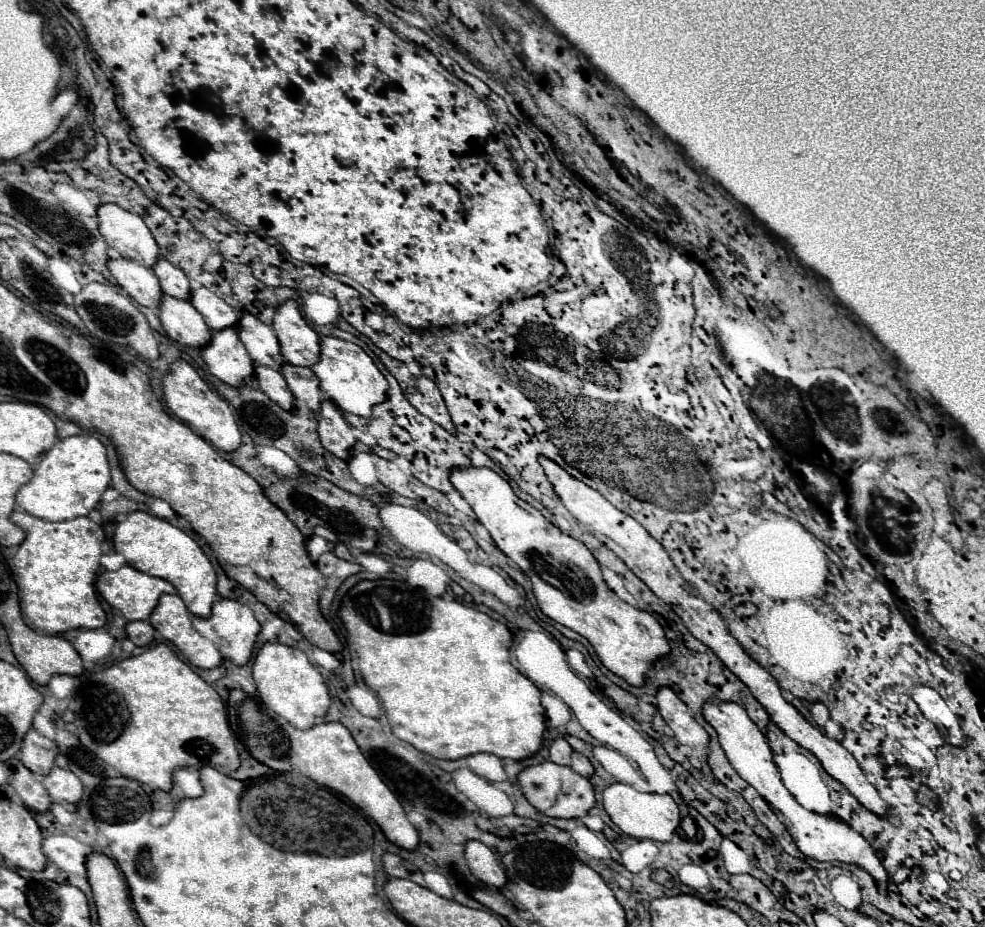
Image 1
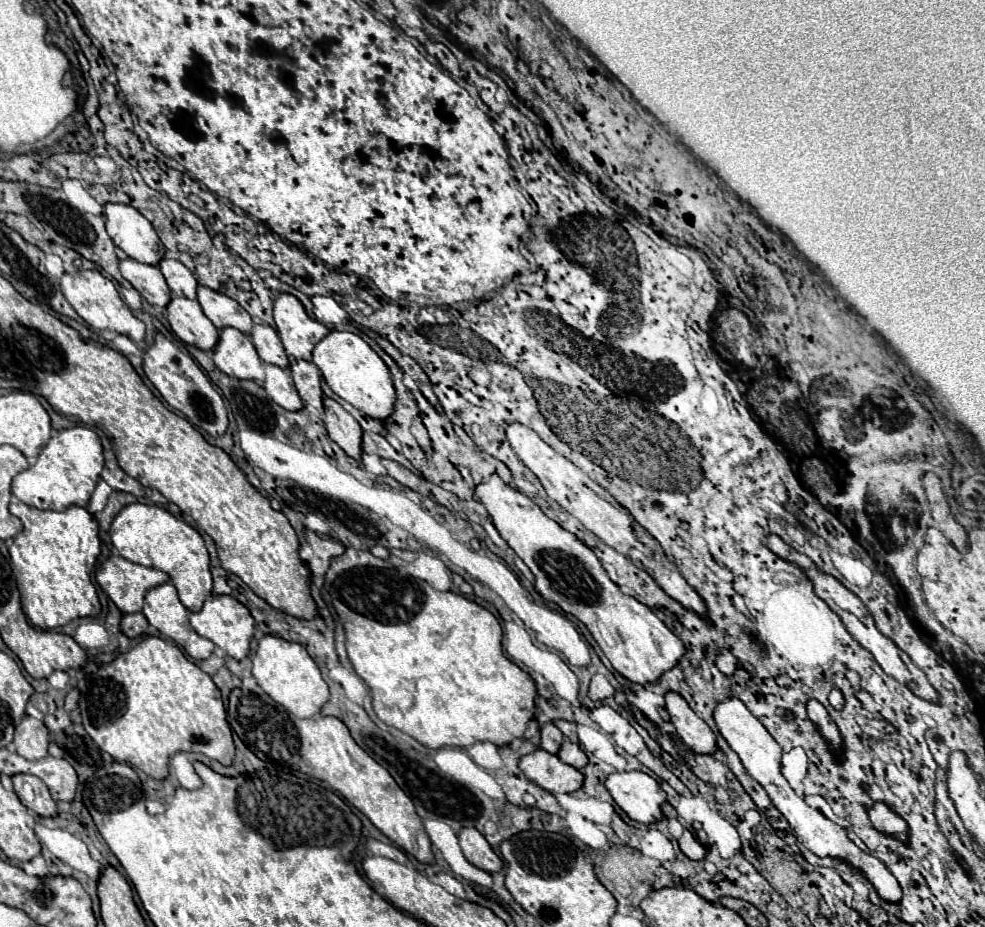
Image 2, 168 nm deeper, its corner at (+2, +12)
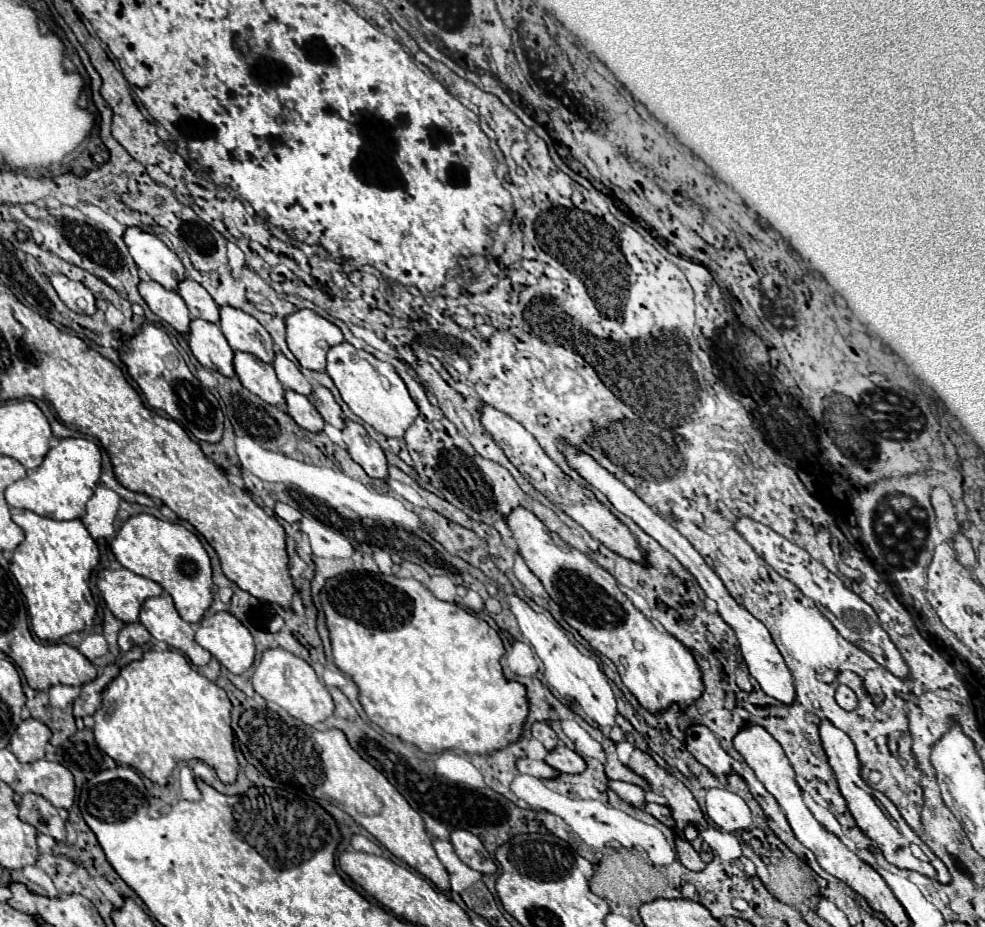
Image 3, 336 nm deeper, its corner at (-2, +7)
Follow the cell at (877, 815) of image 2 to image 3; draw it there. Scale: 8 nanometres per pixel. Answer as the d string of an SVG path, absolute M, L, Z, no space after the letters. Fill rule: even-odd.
M822 718L818 722L818 730L820 730L820 738L822 738L822 746L824 746L824 752L828 756L828 762L836 774L836 780L838 780L838 786L840 786L840 792L856 820L856 824L862 828L862 832L882 850L884 858L898 866L898 868L906 868L906 870L916 870L920 874L926 874L942 884L950 882L950 872L948 868L944 866L944 862L920 840L920 836L906 824L906 820L900 816L898 808L878 790L870 788L862 778L860 778L860 762L856 758L856 748L852 744L852 740L848 738L846 732L842 732L840 728L836 728L830 720ZM910 844L918 844L922 848L922 852L926 854L926 860L920 860L912 854L910 850Z

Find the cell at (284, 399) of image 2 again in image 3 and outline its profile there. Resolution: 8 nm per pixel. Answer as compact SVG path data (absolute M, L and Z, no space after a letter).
M284 390L284 398L286 398L286 412L294 418L294 422L298 426L302 426L304 430L310 430L310 432L322 430L324 420L320 418L320 414L316 414L316 408L308 400L308 396L302 396L294 390Z

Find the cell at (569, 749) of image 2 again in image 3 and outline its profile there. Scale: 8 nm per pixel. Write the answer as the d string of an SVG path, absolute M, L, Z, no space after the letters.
M560 742L552 752L548 752L546 762L548 762L552 768L564 772L564 774L580 774L580 772L586 770L584 758L582 758L580 754L576 754L574 750L570 750L570 748L568 748L566 744L562 744L562 742Z

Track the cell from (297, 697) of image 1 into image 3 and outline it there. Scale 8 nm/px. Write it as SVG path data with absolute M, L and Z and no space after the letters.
M268 648L262 652L260 664L256 666L254 676L252 676L252 686L264 700L276 702L290 716L294 716L294 718L298 718L310 726L315 724L312 728L318 732L324 731L321 729L325 726L322 720L326 720L334 712L332 696L326 690L326 686L318 680L312 666L306 660L302 660L300 656L296 656L284 648Z

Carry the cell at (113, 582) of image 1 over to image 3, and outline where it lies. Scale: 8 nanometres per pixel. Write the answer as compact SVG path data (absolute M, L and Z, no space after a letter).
M126 568L100 570L96 586L102 598L106 600L106 606L124 624L138 620L140 606L144 604L146 598L160 596L164 592L164 588L158 582L138 576Z

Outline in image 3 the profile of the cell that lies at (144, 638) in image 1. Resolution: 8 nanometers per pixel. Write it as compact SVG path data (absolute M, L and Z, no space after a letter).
M136 622L136 624L126 624L120 634L118 634L118 646L122 652L128 652L136 646L144 646L150 640L150 632L144 628L144 624Z

